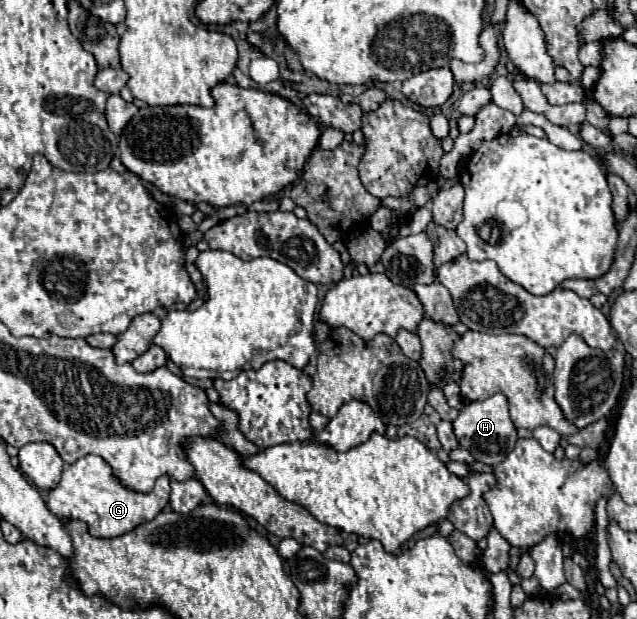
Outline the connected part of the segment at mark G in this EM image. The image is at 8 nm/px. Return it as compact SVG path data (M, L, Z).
M88 454L76 460L74 464L66 464L62 472L60 484L50 490L48 494L48 508L58 518L76 518L90 526L90 534L98 538L116 538L122 536L136 526L150 522L166 504L170 496L170 478L162 476L158 478L156 486L142 494L136 490L128 490L118 478L114 478L114 472L110 464L96 456Z

